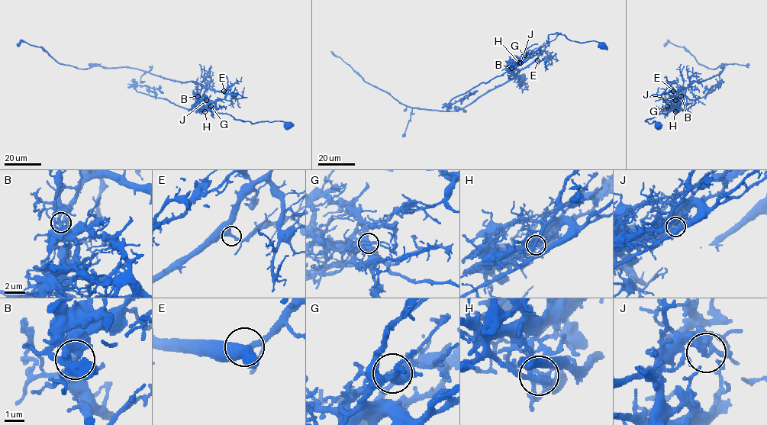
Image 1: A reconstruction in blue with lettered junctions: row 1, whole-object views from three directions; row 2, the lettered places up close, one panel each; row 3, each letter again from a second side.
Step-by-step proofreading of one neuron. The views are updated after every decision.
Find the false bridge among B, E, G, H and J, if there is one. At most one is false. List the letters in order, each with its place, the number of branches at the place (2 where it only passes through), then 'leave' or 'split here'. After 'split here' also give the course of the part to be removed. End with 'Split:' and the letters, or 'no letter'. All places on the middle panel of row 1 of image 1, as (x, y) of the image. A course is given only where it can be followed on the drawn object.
B: place (511, 68); branches 2; split here; course (511, 68), (515, 74), (513, 78), (462, 108), (452, 111), (419, 109), (406, 106), (366, 82), (330, 51)
E: place (537, 60); branches 2; leave
G: place (524, 55); branches 2; leave
H: place (519, 62); branches 2; leave
J: place (520, 62); branches 2; leave
Split: B

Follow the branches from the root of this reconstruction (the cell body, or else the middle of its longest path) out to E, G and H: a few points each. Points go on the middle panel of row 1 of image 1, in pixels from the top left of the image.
E: (601, 45), (594, 40), (578, 43), (563, 34), (550, 34), (545, 45), (524, 59), (539, 48), (537, 60)
G: (601, 45), (594, 40), (572, 41), (555, 33), (549, 34), (546, 43), (526, 59), (521, 57), (524, 55)
H: (601, 45), (594, 40), (578, 43), (563, 34), (550, 34), (545, 45), (519, 62)

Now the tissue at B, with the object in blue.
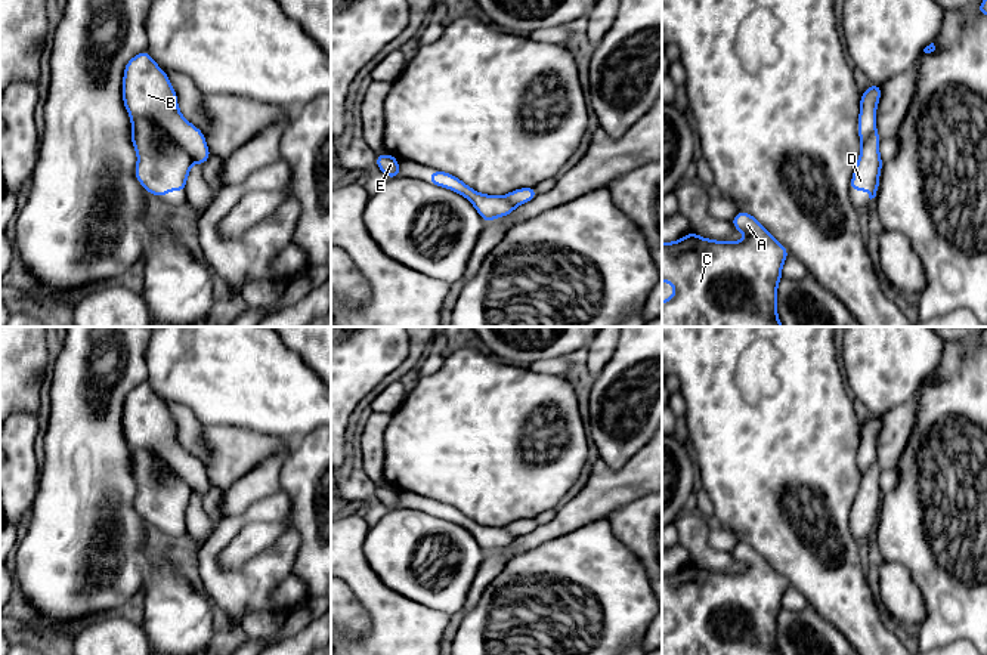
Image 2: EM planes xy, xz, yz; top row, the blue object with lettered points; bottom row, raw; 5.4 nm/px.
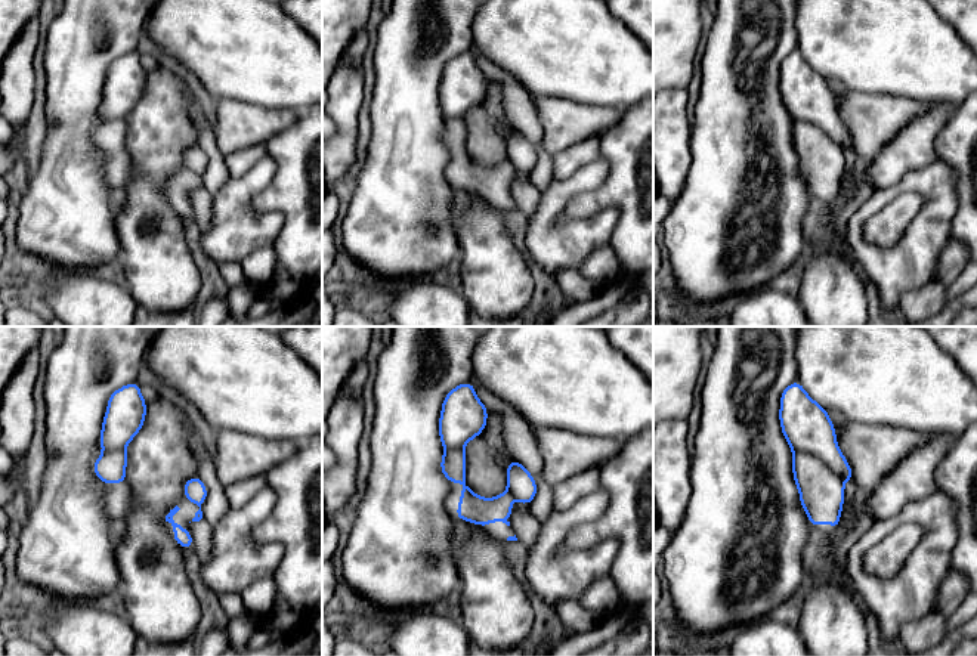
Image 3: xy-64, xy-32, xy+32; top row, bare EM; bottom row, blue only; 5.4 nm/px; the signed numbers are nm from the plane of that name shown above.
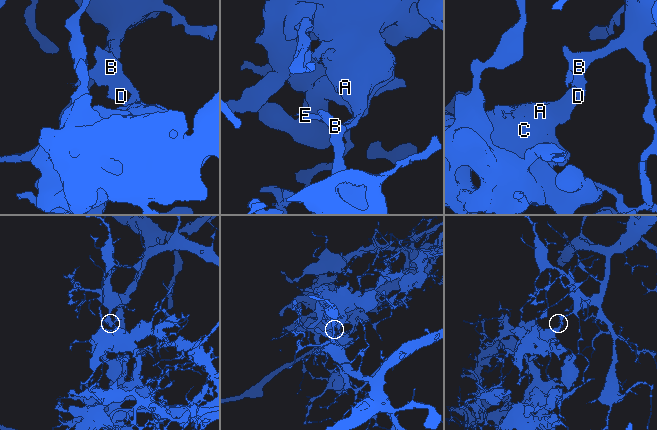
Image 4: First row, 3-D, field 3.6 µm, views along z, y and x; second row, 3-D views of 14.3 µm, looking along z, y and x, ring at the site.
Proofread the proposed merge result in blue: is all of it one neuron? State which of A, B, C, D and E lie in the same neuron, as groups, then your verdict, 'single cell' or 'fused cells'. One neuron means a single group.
A C D / B E; fused cells

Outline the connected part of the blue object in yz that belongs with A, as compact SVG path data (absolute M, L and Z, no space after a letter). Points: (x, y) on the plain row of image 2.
M739 541L730 554L746 569L717 572L690 563L674 574L662 574L662 614L674 617L674 627L662 631L662 655L782 655L777 648L777 617L783 609L788 580L746 543Z

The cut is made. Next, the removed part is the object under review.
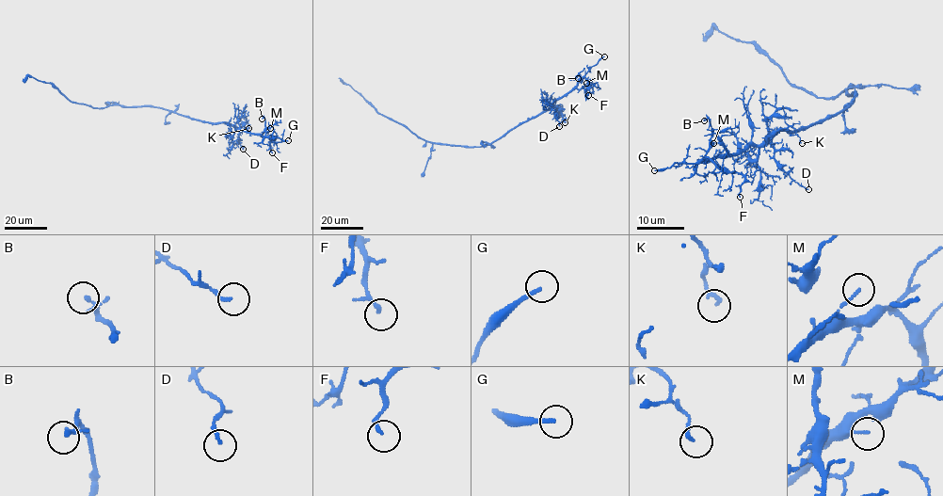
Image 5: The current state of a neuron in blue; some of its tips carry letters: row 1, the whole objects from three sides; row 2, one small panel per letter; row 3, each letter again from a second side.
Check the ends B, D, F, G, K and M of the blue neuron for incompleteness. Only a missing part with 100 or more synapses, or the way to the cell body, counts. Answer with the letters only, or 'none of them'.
G

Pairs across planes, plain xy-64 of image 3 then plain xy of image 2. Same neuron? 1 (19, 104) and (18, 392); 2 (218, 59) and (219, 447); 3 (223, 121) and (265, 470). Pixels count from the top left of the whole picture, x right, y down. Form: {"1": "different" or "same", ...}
{"1": "different", "2": "different", "3": "different"}

